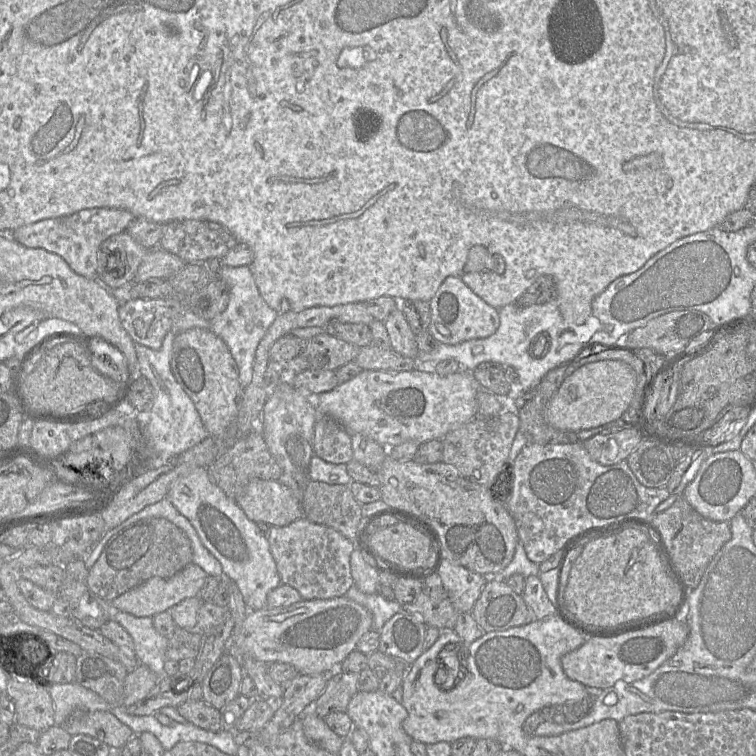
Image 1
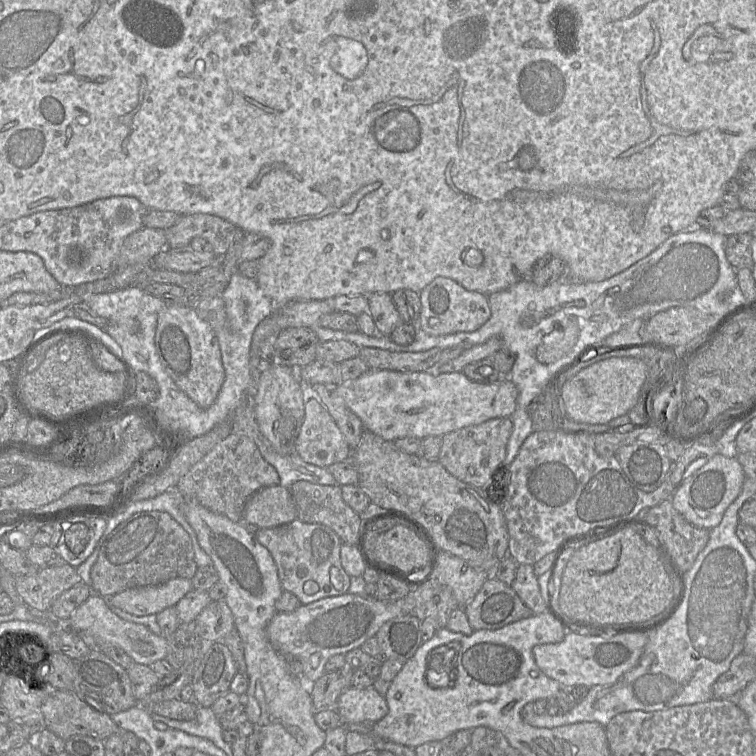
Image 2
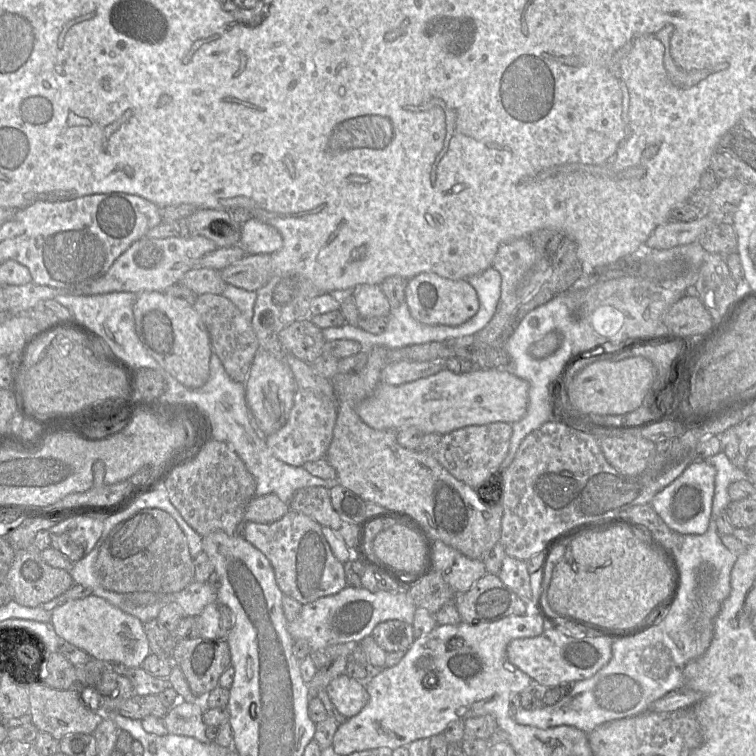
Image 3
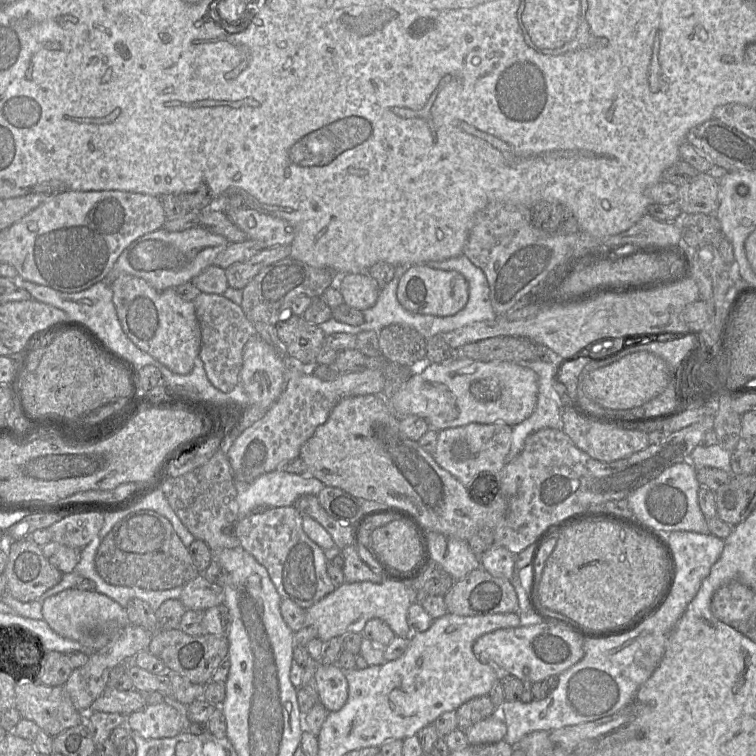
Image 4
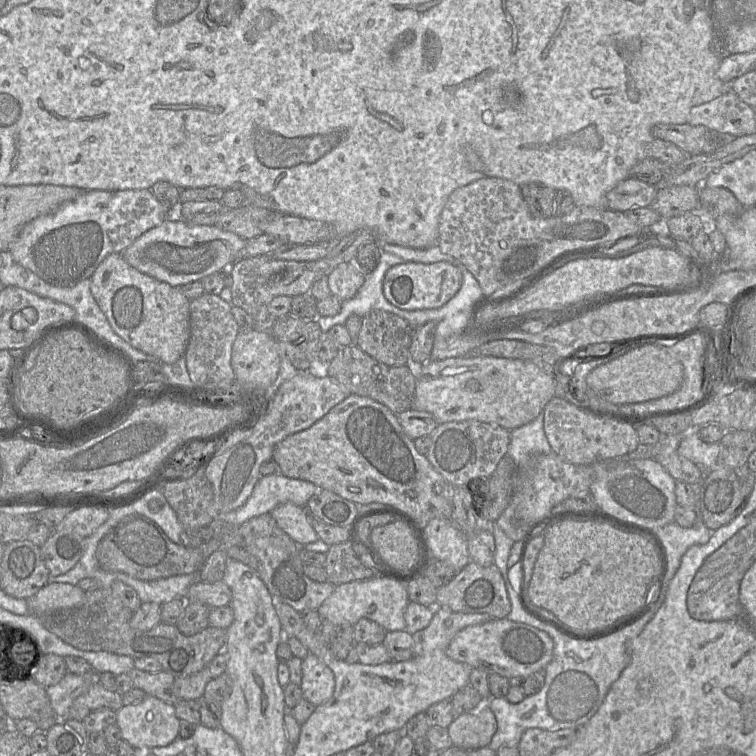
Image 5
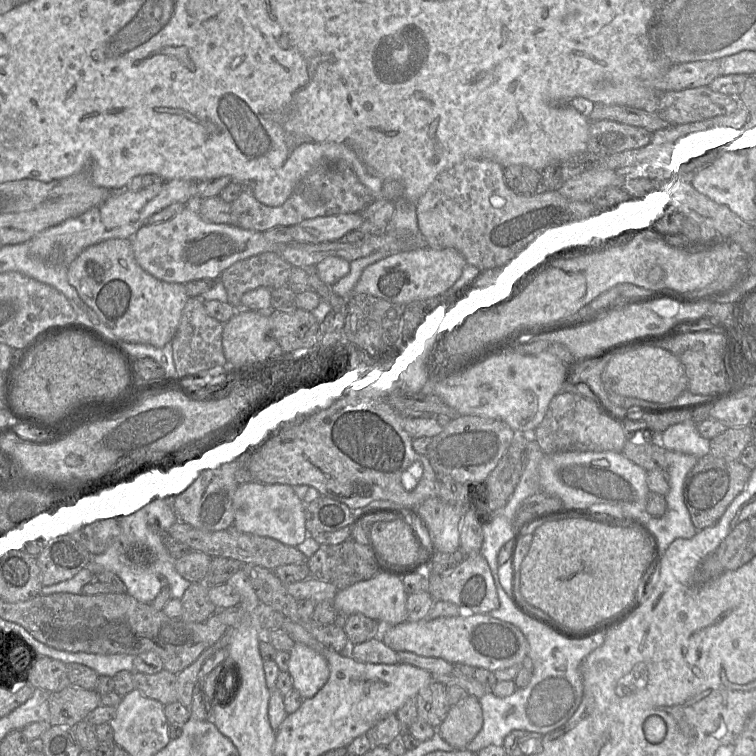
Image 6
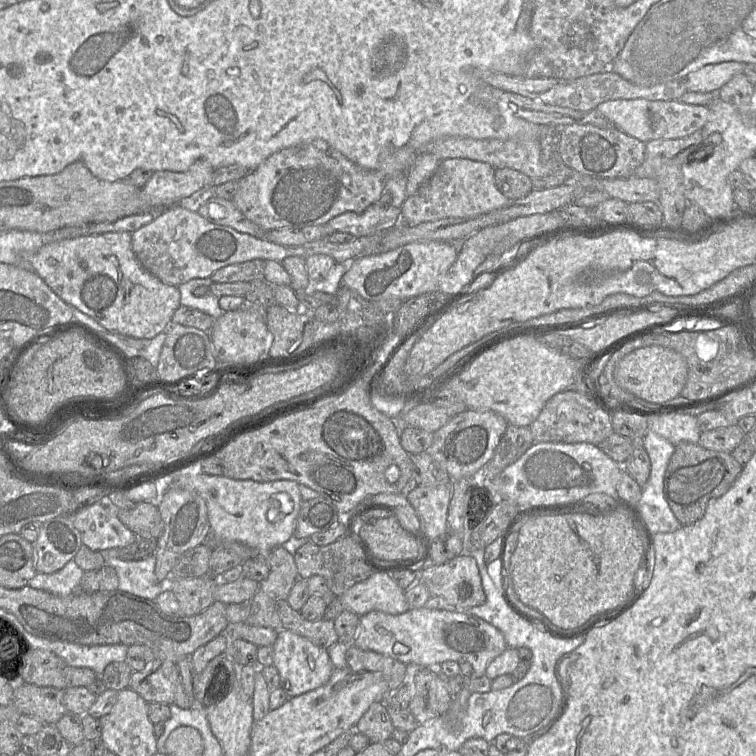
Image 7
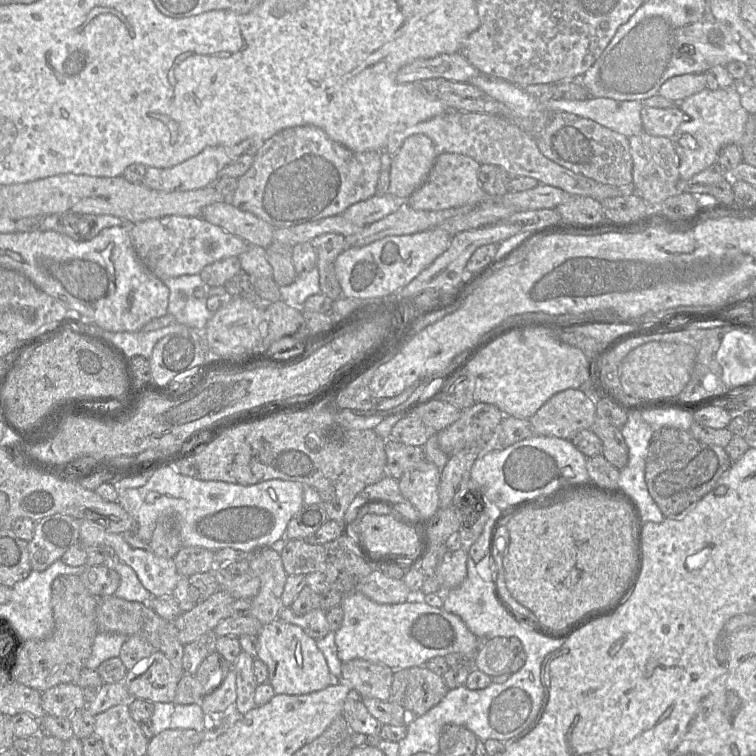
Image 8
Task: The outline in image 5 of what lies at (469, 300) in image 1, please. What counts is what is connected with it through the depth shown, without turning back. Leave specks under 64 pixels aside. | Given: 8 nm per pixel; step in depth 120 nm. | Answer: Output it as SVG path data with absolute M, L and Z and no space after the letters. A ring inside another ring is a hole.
M403 262L387 270L383 280L383 294L391 304L403 310L435 309L452 299L461 285L462 272L450 262Z

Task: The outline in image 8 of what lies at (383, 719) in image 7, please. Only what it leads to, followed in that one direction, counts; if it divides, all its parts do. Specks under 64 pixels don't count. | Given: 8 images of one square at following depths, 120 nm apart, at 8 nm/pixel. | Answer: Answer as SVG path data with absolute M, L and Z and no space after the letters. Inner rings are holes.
M351 690L348 694L344 702L342 715L348 722L352 733L380 735L383 724L369 713L362 697L355 690Z

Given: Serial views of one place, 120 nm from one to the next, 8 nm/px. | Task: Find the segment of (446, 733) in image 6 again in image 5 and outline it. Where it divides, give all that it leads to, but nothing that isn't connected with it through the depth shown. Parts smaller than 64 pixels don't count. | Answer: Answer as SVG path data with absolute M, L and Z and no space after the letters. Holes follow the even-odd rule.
M487 704L454 718L447 728L454 747L473 750L488 746L497 730L497 720Z

